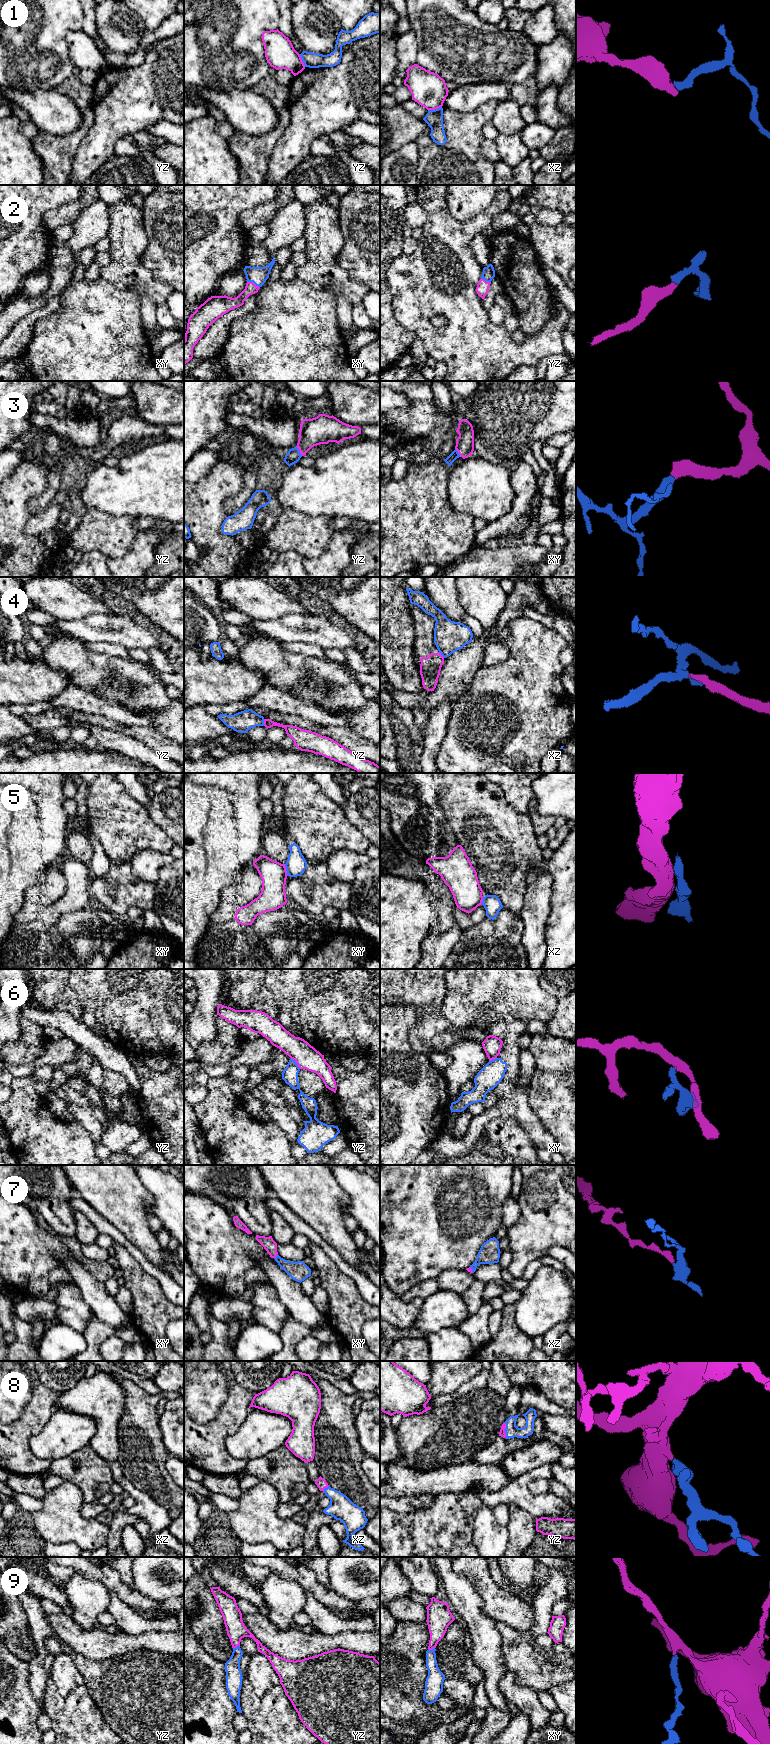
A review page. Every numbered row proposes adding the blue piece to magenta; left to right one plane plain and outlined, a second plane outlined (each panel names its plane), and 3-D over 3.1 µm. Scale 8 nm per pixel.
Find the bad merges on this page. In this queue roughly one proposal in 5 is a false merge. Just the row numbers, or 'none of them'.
1, 4, 5, 6

